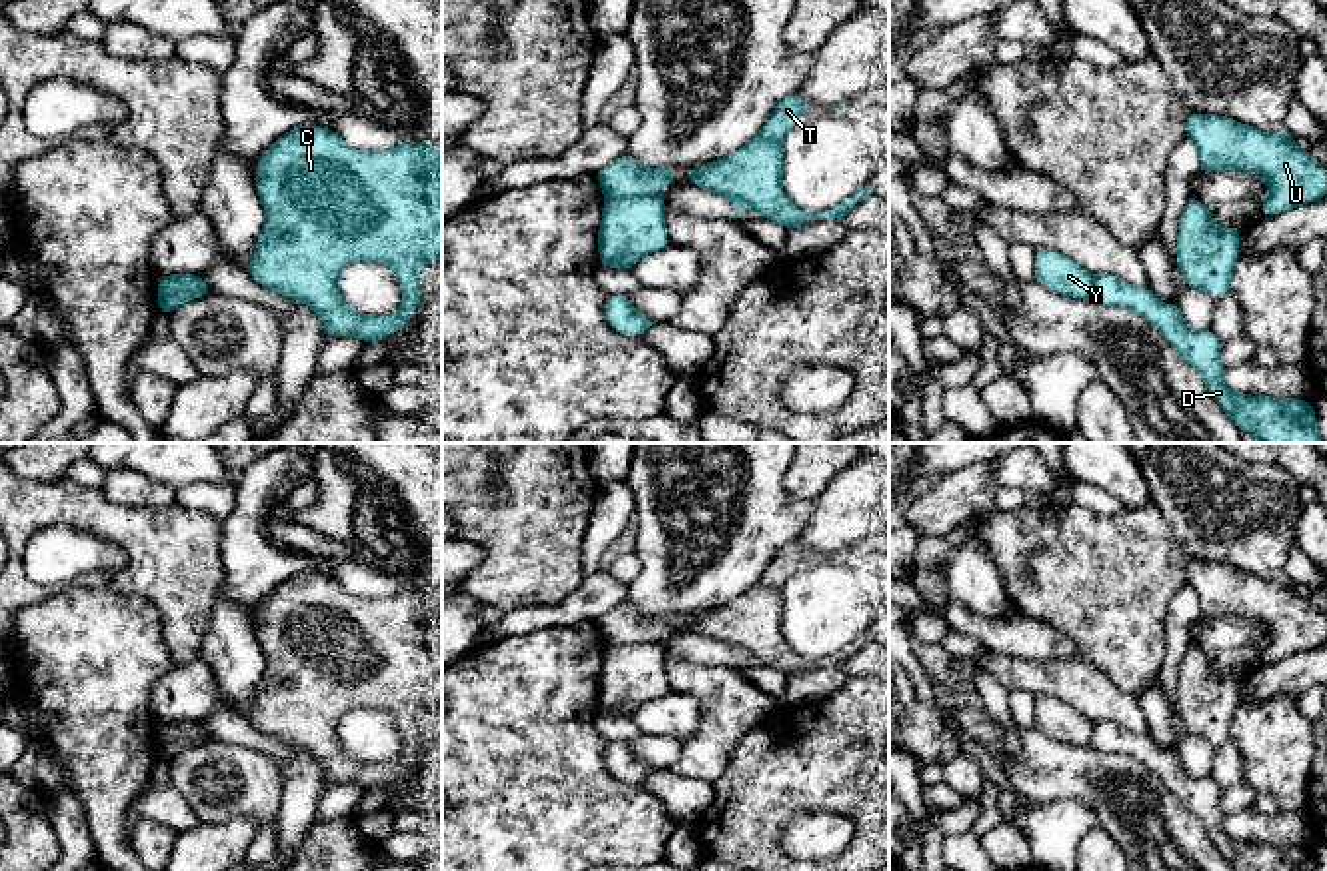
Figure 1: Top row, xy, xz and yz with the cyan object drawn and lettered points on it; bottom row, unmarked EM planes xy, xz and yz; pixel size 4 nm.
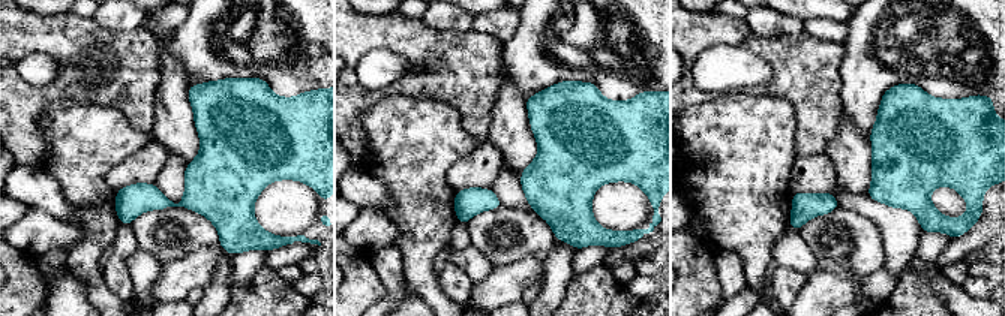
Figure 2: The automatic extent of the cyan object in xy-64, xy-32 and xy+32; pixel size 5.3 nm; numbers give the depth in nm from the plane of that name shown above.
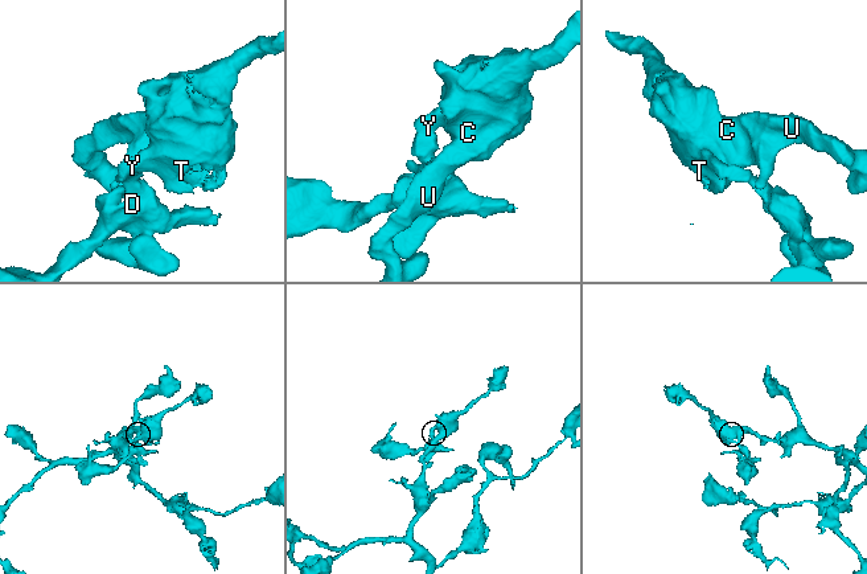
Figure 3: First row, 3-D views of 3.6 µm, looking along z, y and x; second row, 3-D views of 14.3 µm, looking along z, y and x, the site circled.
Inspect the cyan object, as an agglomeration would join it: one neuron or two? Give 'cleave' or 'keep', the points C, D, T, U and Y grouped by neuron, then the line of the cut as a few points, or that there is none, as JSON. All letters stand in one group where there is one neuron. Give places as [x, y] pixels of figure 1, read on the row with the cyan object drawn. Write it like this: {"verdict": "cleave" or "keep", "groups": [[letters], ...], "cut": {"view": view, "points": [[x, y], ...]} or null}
{"verdict": "cleave", "groups": [["C", "T", "U", "Y"], ["D"]], "cut": {"view": "xz", "points": [[654, 192], [606, 198]]}}

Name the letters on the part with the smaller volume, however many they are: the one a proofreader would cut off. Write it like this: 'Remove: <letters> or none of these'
Remove: D

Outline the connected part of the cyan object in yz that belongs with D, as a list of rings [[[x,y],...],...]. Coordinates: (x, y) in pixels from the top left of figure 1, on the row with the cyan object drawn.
[[[1115,274],[1093,276],[1089,300],[1127,308],[1151,322],[1173,350],[1199,370],[1207,390],[1237,424],[1261,443],[1325,443],[1317,432],[1311,400],[1235,394],[1223,384],[1221,338],[1211,330],[1191,330],[1179,304],[1163,304],[1149,288],[1133,286]]]

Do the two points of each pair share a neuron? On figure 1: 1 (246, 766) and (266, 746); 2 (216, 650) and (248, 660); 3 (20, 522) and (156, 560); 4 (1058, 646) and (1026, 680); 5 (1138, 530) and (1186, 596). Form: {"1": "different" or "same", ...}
{"1": "different", "2": "same", "3": "same", "4": "different", "5": "different"}

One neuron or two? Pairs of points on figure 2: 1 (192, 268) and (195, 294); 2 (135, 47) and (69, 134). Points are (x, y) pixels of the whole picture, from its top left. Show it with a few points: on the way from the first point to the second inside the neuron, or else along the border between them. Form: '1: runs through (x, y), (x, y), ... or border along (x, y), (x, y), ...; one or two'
1: border along (203, 286), (195, 286), (185, 297); two
2: border along (57, 99), (111, 105), (125, 117); two

